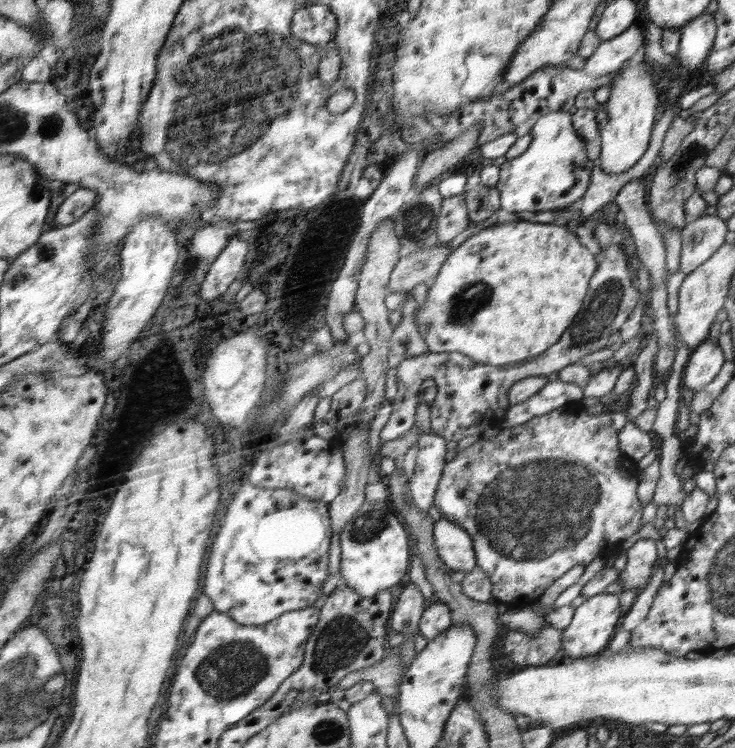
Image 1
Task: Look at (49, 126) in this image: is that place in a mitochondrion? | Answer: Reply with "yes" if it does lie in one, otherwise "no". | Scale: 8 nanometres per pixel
yes

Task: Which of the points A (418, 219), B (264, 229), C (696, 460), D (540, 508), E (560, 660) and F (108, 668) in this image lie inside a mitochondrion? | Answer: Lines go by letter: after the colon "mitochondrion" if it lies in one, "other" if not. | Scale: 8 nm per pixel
A: mitochondrion
B: other
C: other
D: mitochondrion
E: other
F: other

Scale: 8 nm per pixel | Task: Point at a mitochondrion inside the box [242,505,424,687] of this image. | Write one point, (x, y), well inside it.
(342, 640)

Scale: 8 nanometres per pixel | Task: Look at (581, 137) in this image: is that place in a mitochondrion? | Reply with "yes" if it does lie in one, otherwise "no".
no

